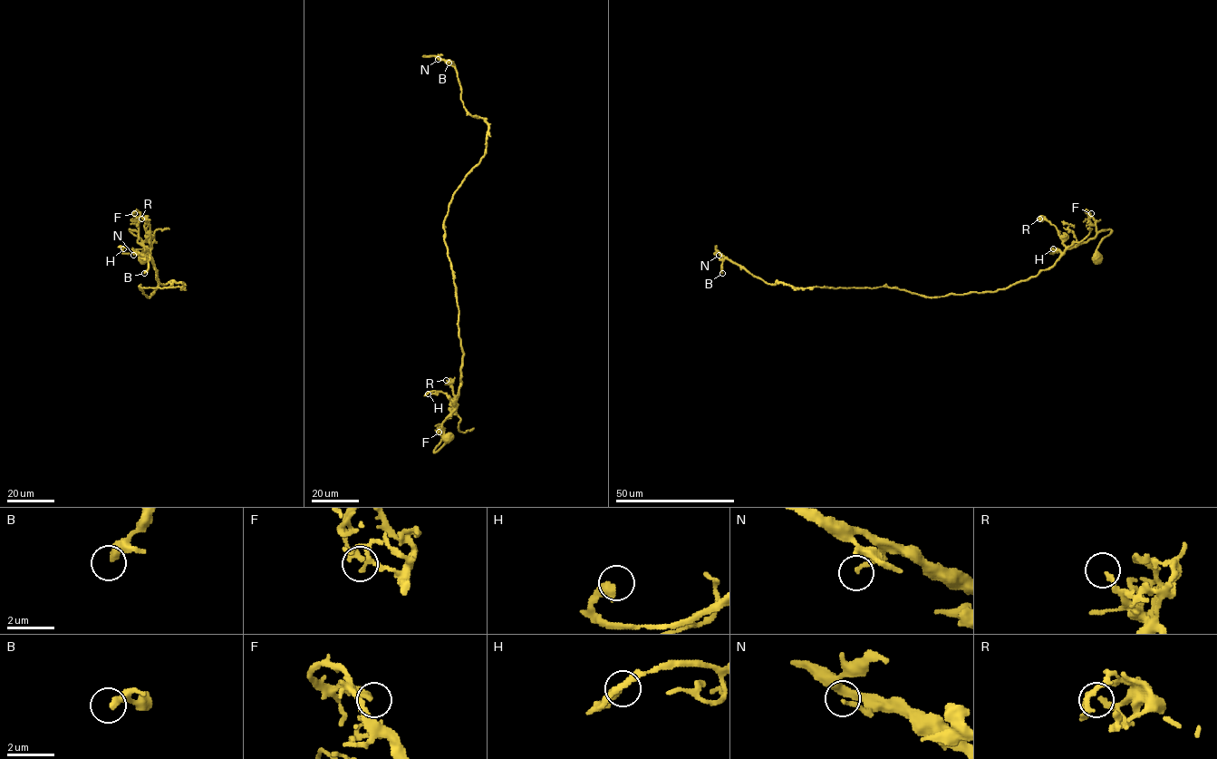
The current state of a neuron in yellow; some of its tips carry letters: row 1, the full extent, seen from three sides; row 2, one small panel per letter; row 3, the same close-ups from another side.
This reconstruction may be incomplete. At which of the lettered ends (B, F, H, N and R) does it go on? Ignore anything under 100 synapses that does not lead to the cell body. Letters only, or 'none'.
none

